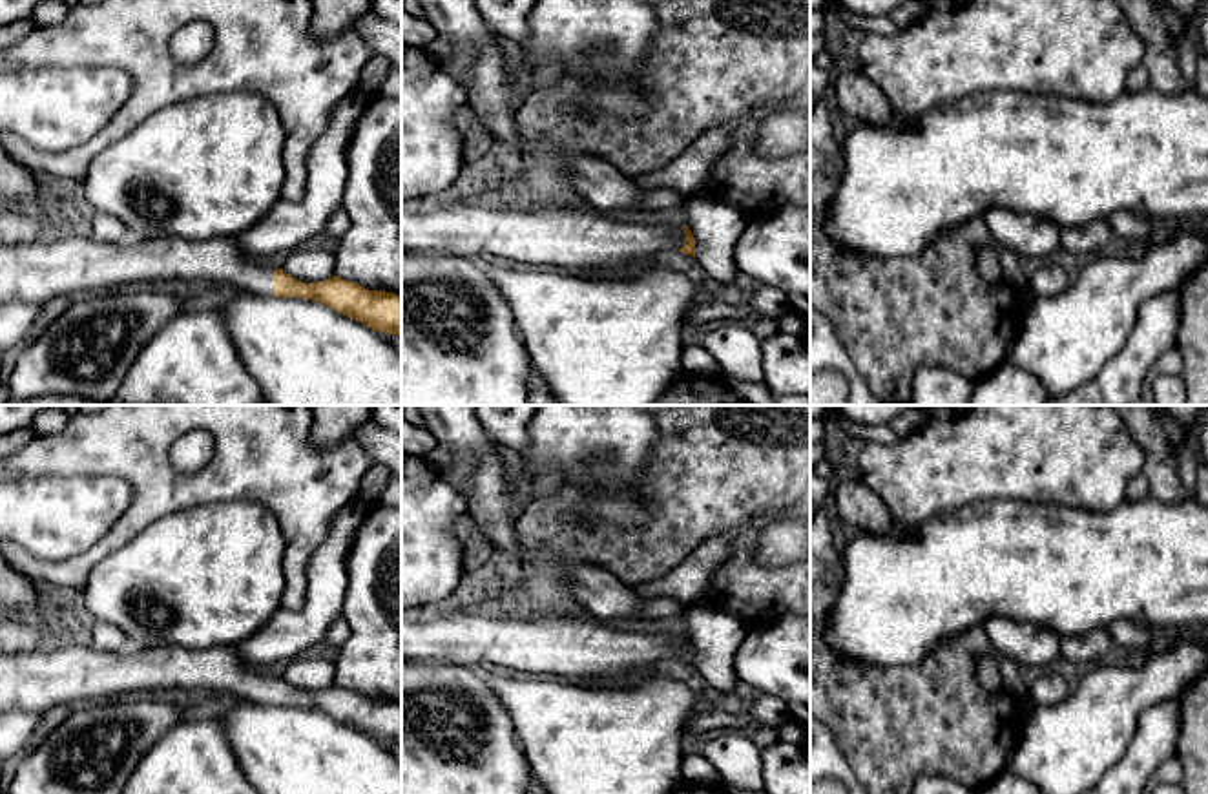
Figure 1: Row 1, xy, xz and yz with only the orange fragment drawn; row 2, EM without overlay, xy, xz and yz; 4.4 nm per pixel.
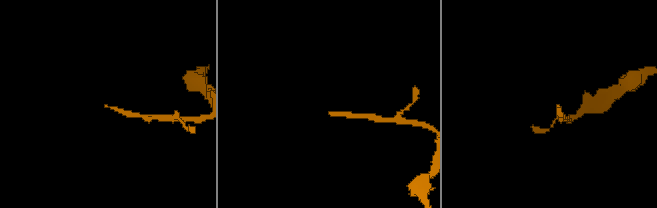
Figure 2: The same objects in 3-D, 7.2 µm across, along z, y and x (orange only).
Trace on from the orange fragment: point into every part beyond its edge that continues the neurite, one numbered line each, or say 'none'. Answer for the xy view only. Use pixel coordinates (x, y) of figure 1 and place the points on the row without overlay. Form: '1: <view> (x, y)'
1: xy (72, 672)

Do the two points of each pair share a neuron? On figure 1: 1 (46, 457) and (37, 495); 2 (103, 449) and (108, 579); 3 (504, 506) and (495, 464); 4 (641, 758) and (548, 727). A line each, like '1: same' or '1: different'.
1: different
2: different
3: same
4: same

